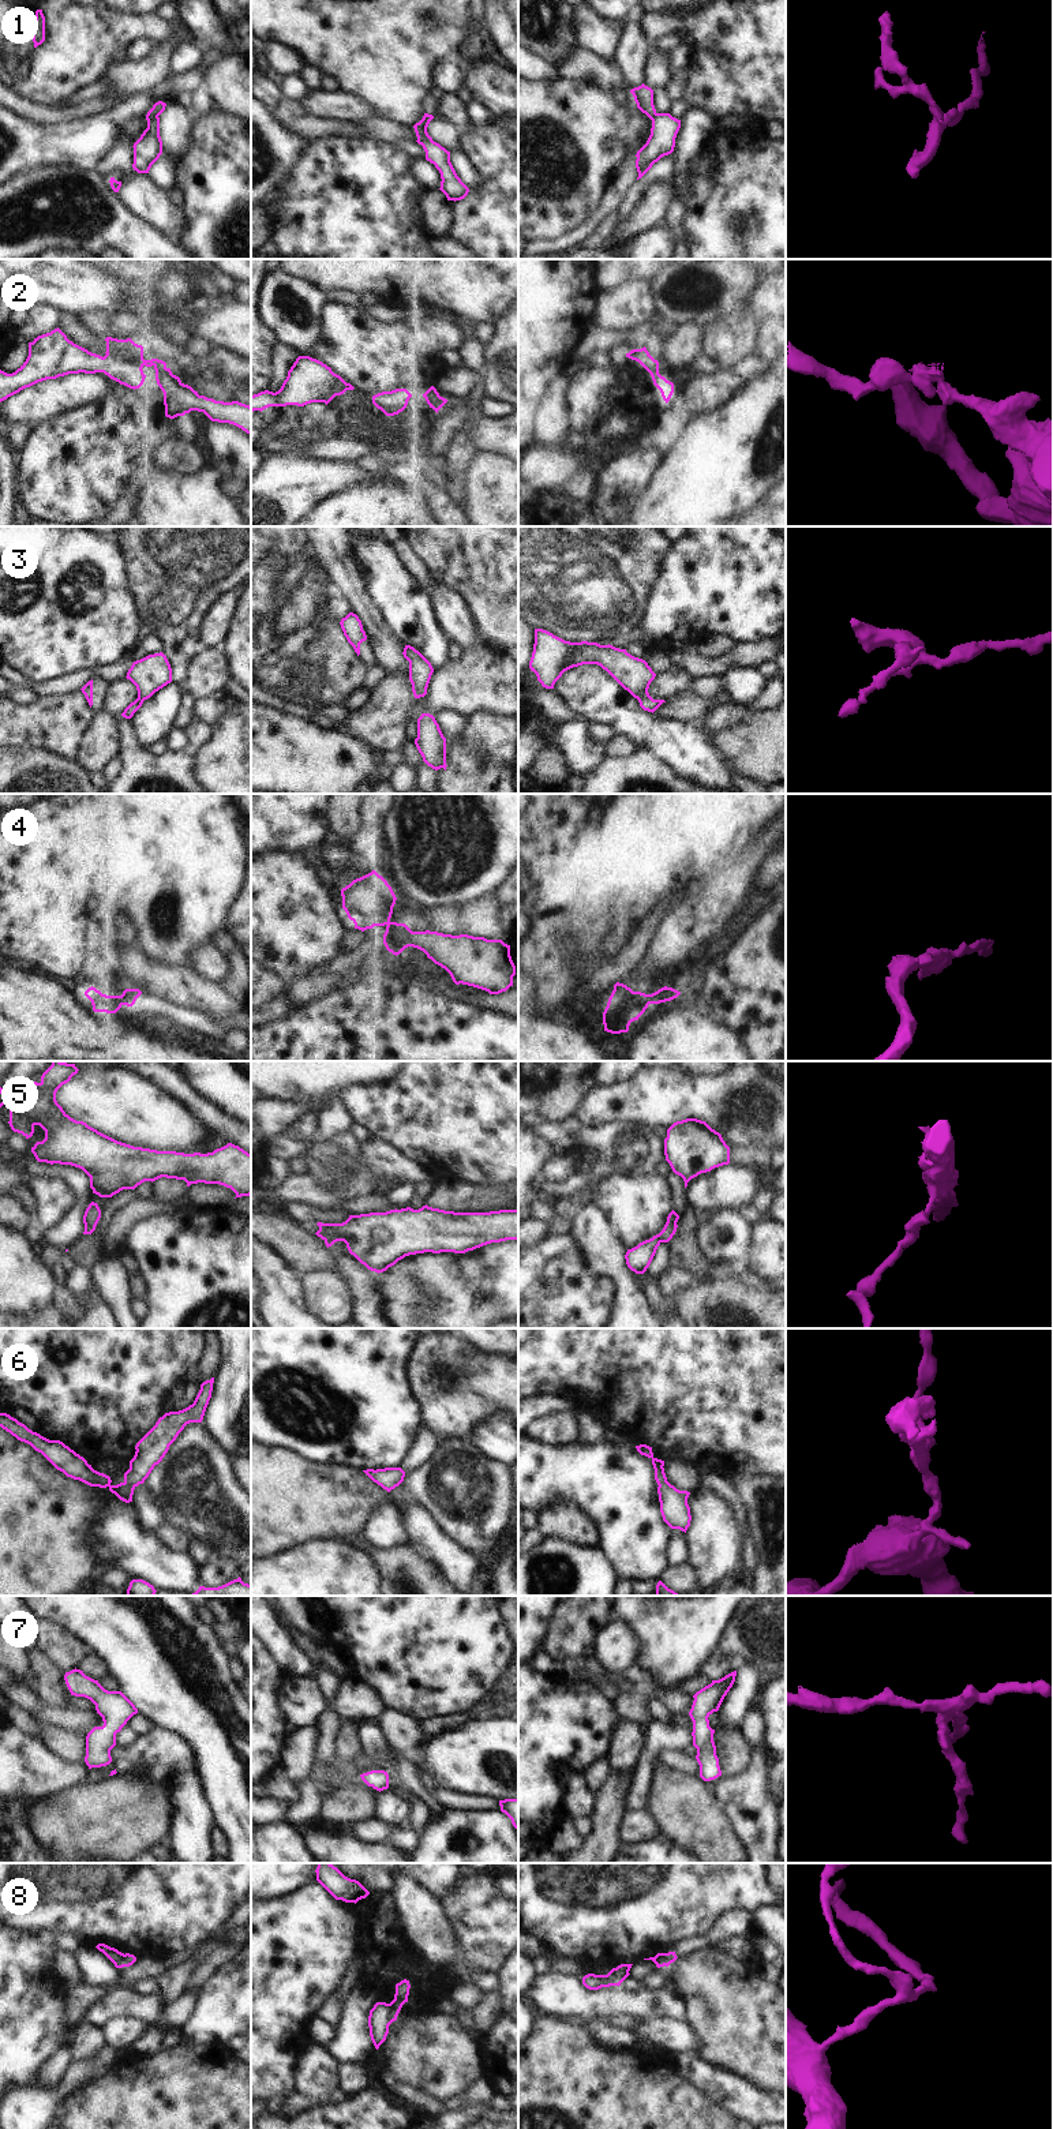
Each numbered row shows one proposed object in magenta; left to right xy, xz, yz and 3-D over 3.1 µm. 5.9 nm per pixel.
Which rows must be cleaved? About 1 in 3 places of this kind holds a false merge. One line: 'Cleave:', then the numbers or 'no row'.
Cleave: 8

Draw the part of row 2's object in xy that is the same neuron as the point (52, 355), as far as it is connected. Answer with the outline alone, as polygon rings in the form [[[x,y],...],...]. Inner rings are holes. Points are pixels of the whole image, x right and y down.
[[[57,327],[29,342],[26,361],[12,374],[0,370],[0,402],[46,379],[68,374],[104,372],[130,389],[139,389],[146,375],[143,367],[154,367],[155,381],[164,393],[165,416],[175,419],[191,411],[203,412],[211,421],[233,424],[251,435],[251,406],[239,401],[224,402],[199,396],[191,386],[173,375],[166,363],[145,360],[143,346],[131,338],[106,337],[106,355],[91,353],[74,344]]]

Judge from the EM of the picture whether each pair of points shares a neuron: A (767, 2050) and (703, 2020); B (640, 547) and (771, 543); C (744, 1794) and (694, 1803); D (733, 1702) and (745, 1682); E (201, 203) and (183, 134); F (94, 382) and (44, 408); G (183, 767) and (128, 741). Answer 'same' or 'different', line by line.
A: same
B: different
C: different
D: same
E: different
F: same
G: same

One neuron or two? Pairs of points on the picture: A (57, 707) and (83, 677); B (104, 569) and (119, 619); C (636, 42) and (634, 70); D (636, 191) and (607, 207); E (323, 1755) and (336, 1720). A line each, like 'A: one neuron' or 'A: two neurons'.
A: two neurons
B: one neuron
C: one neuron
D: two neurons
E: one neuron

